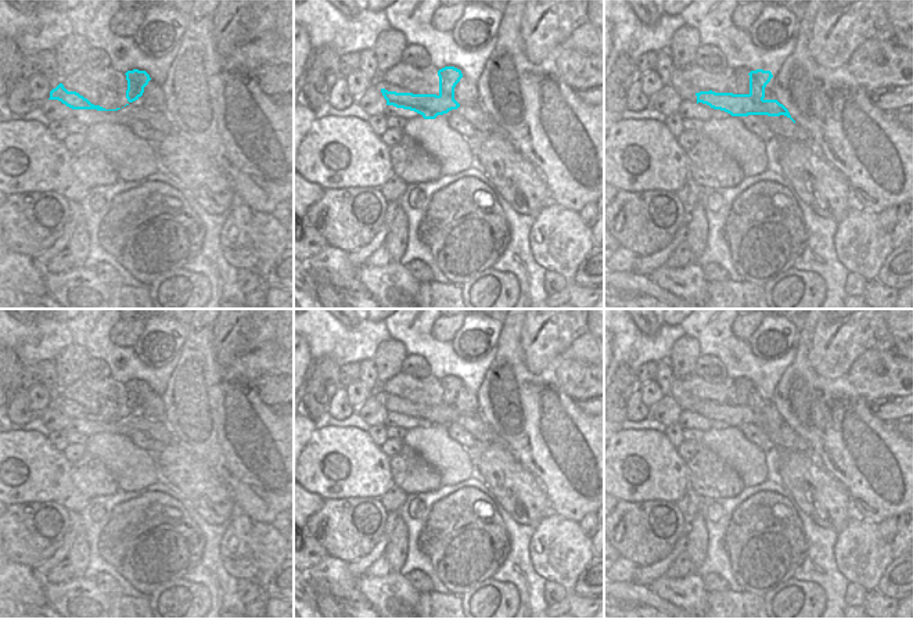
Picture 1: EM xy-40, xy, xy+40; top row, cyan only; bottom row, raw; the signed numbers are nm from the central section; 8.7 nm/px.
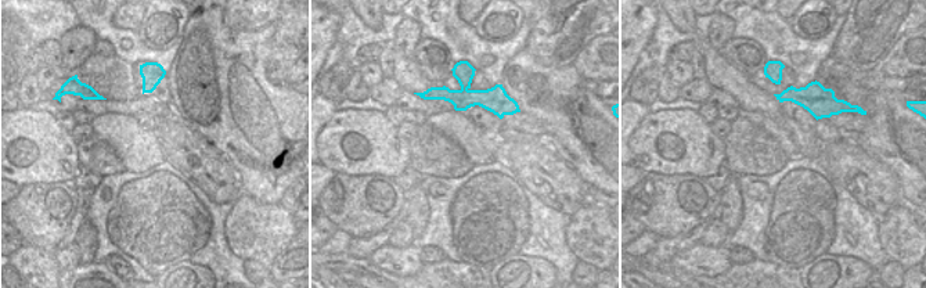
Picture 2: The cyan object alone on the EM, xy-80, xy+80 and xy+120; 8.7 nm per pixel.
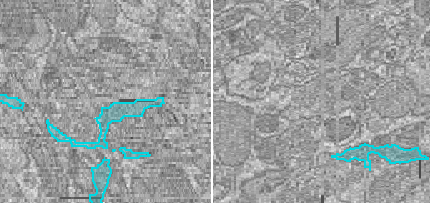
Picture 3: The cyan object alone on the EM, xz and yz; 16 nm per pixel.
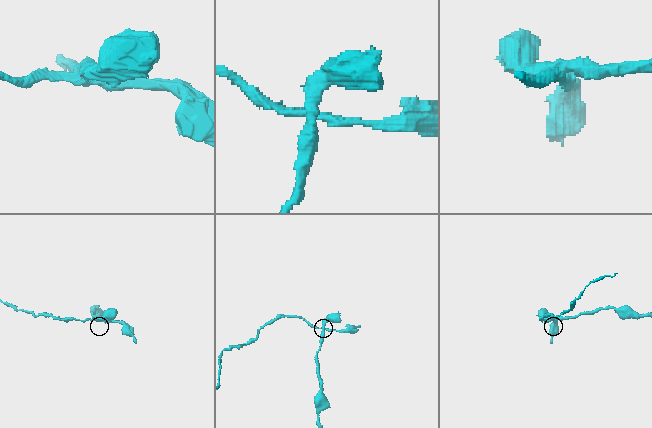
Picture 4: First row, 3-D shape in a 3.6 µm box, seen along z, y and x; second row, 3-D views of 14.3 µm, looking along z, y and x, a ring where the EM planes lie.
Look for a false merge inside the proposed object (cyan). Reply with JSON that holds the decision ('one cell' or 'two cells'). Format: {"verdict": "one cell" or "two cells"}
{"verdict": "two cells"}

